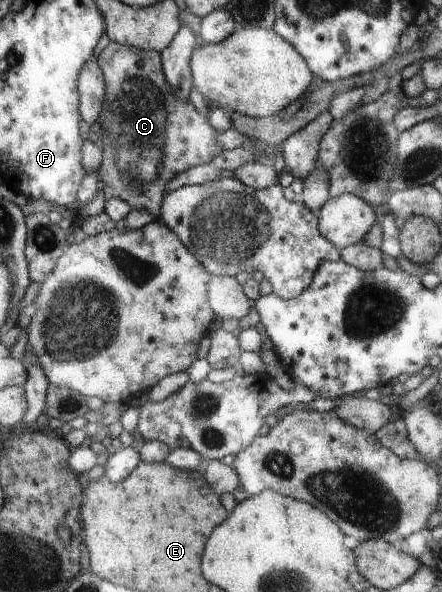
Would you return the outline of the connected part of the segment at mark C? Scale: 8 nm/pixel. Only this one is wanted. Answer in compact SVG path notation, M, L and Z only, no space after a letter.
M111 41L100 53L98 63L105 79L104 103L98 117L104 137L102 163L97 171L99 184L103 189L112 187L114 195L124 199L131 209L146 209L159 220L169 181L190 168L210 164L223 150L217 142L218 132L210 127L208 118L196 111L189 99L172 91L158 52Z

